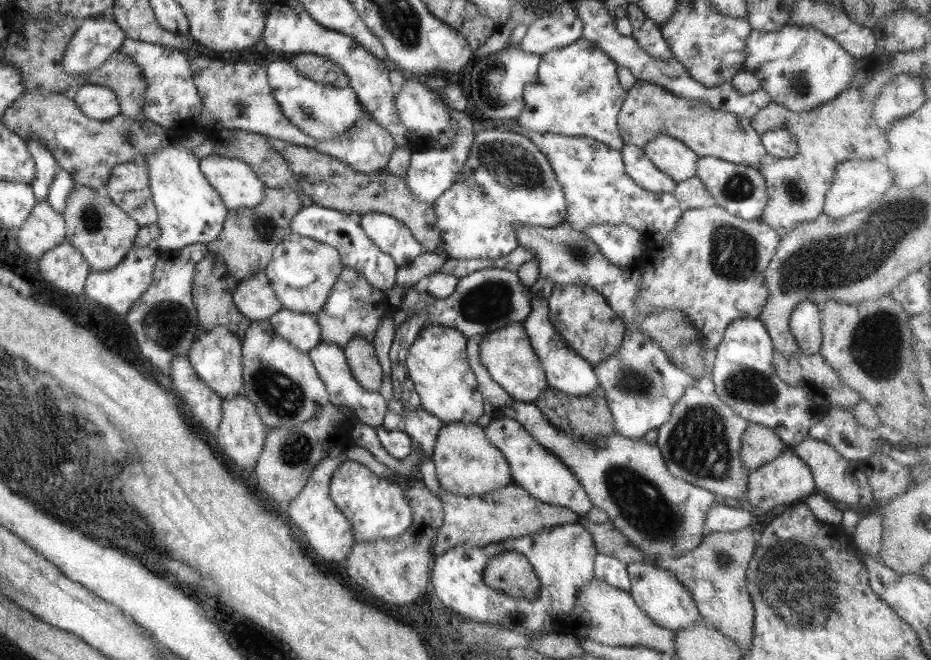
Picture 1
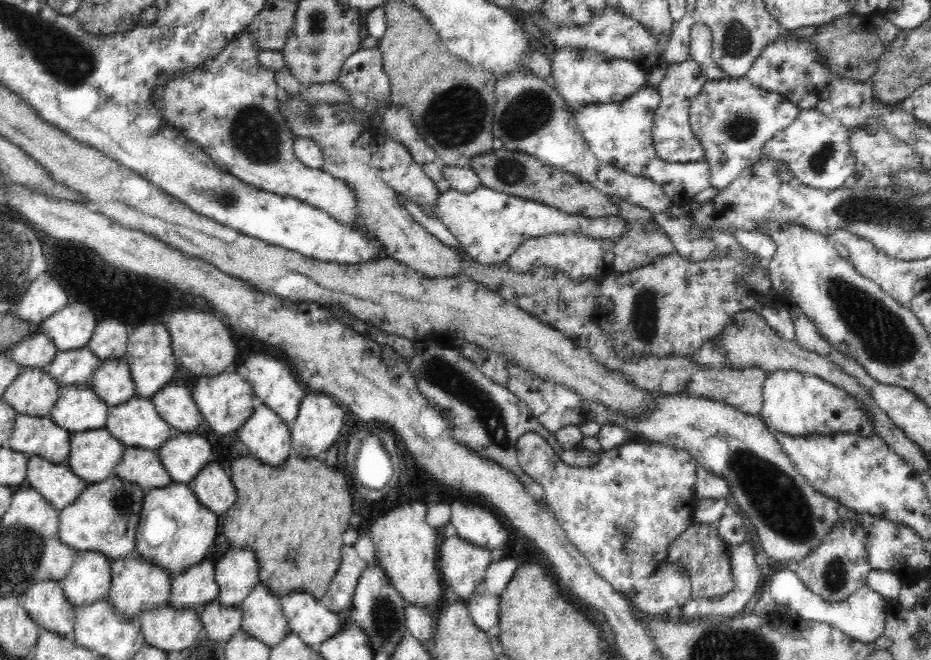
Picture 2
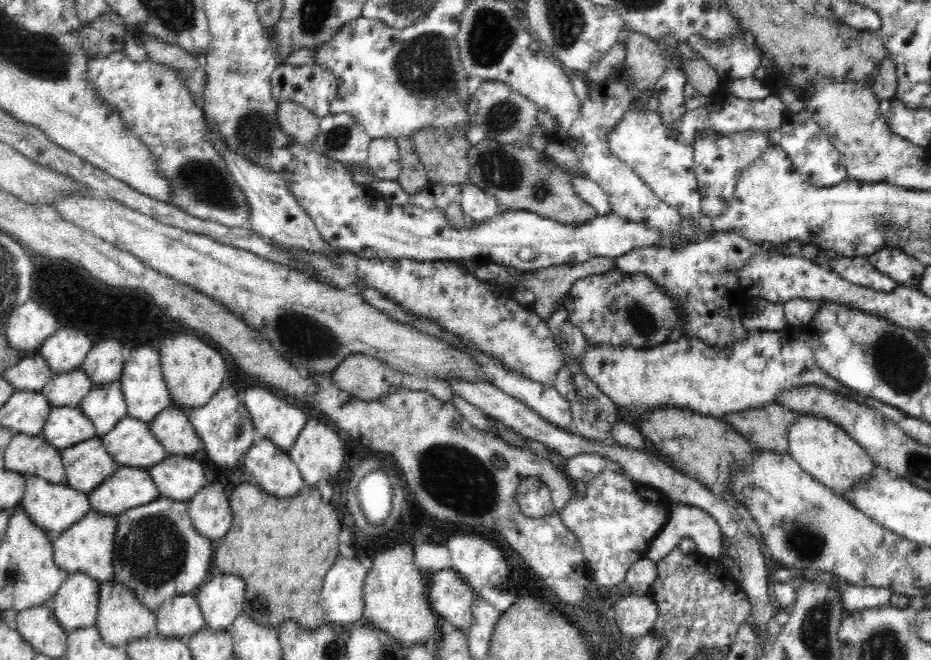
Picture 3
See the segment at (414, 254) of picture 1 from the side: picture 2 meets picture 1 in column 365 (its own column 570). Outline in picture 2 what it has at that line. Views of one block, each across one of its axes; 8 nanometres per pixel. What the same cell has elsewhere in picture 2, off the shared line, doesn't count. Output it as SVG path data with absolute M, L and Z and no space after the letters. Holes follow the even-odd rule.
M485 186L476 188L470 194L448 189L436 197L433 208L434 215L457 239L462 252L482 267L503 264L524 242L549 235L588 237L592 241L610 241L616 245L628 225L628 221L617 214L592 218L570 214L544 203L514 197Z

